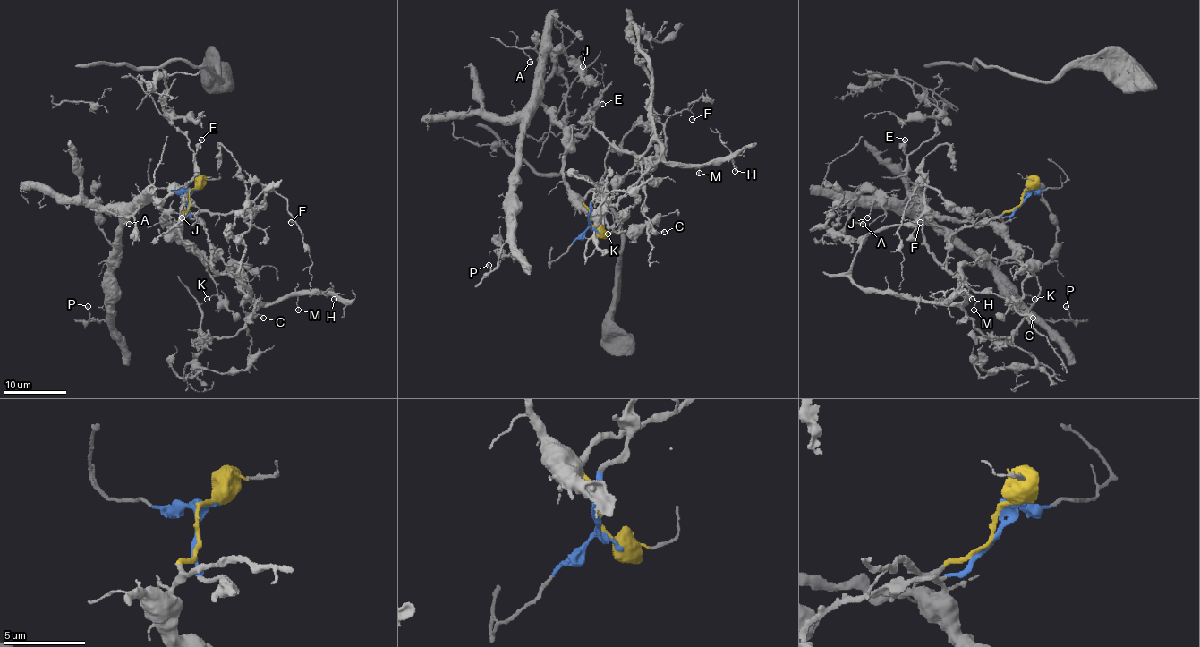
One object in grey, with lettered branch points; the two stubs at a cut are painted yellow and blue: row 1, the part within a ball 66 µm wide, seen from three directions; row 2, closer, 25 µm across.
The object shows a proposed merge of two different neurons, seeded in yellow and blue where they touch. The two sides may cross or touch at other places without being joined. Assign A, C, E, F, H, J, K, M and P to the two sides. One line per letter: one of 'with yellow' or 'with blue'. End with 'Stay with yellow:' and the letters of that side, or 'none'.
A: with yellow
C: with blue
E: with blue
F: with yellow
H: with blue
J: with yellow
K: with yellow
M: with blue
P: with yellow
Stay with yellow: A, F, J, K, P

